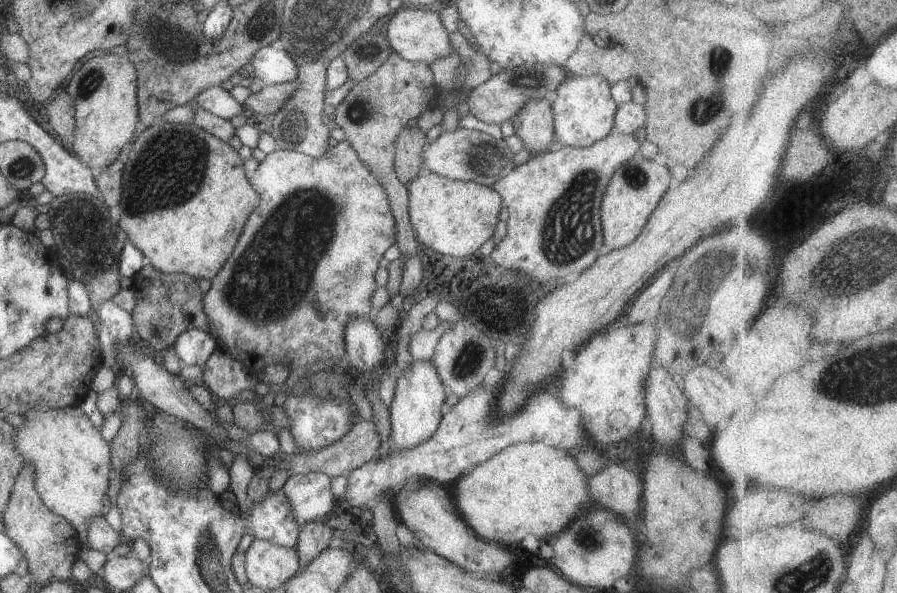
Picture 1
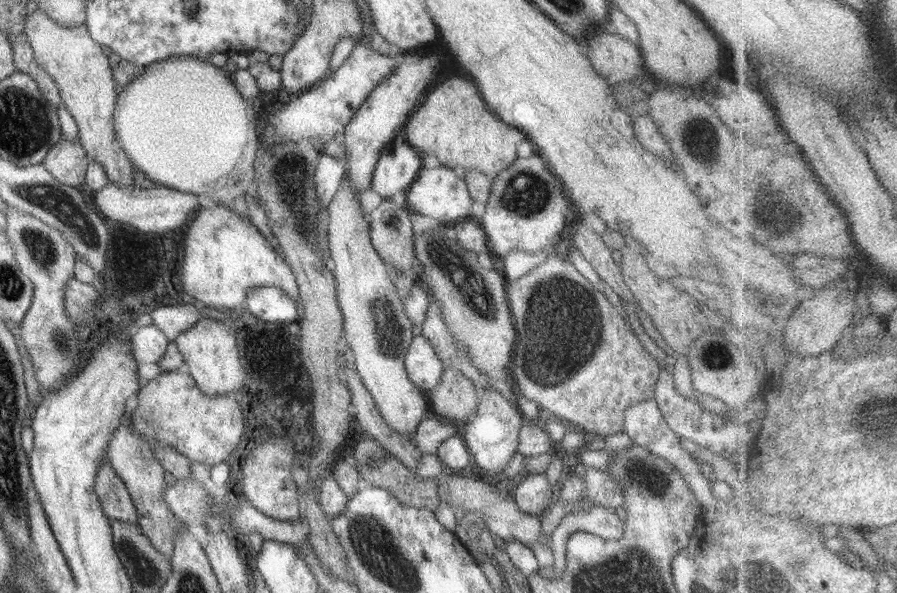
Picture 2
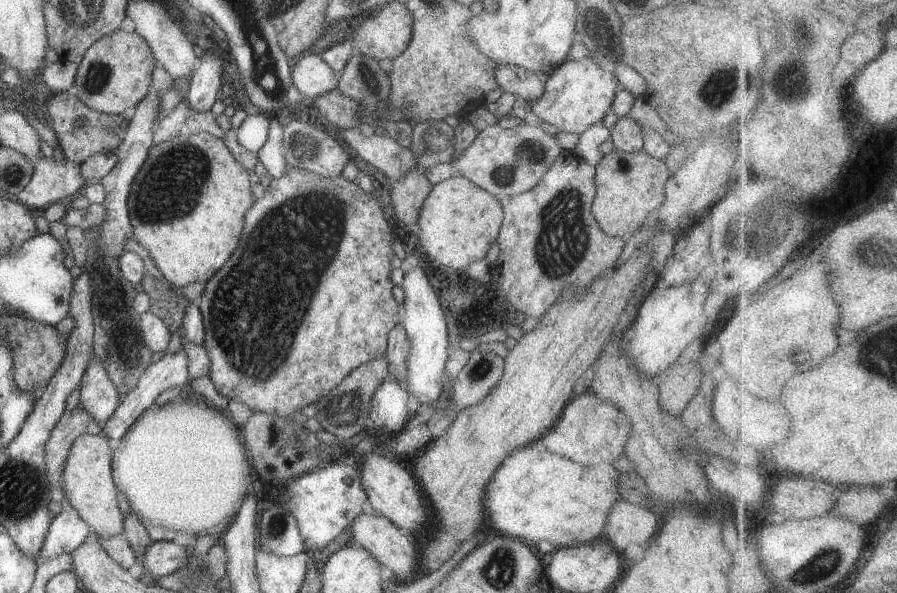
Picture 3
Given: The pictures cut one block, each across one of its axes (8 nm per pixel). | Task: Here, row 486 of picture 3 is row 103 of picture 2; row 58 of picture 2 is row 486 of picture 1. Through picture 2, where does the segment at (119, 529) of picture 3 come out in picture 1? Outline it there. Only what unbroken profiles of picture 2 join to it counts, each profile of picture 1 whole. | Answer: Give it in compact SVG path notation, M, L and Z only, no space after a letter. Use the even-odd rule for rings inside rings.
M79 405L59 409L34 407L24 412L26 424L15 428L14 442L26 463L34 465L35 487L46 508L66 519L87 546L89 520L102 515L110 484L111 448Z

